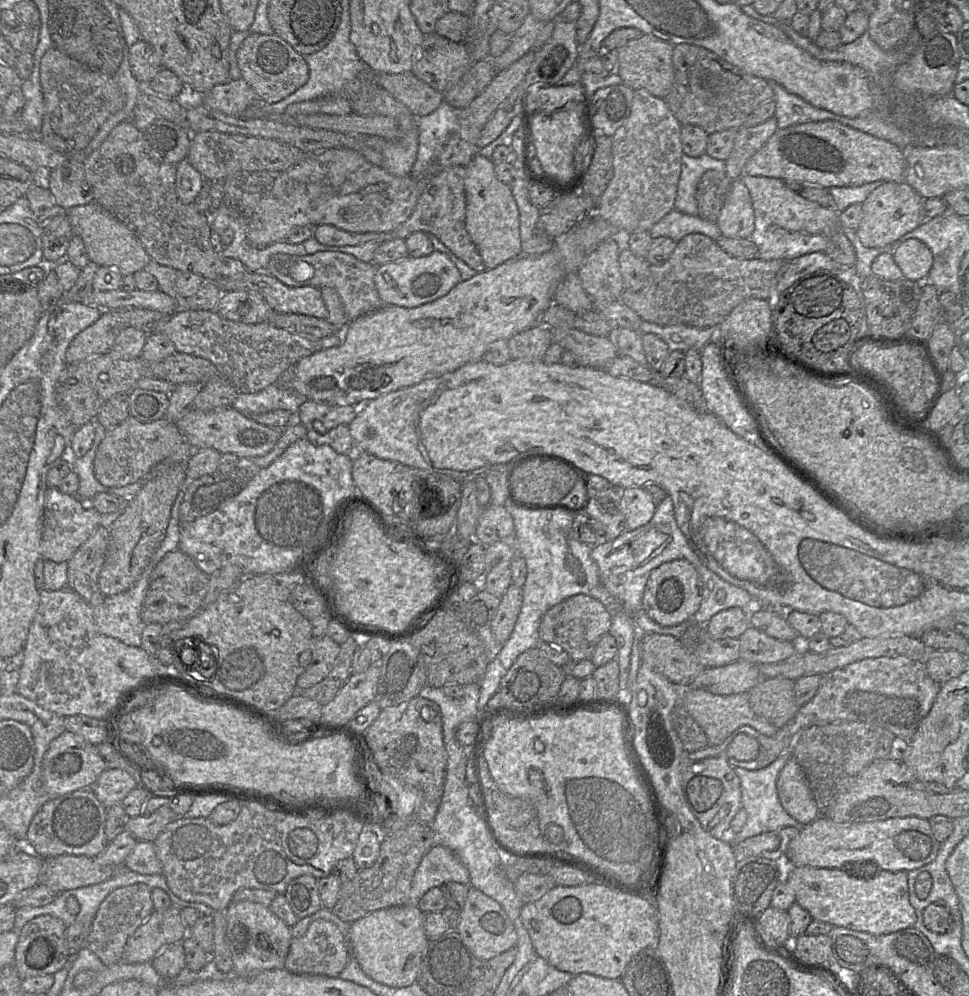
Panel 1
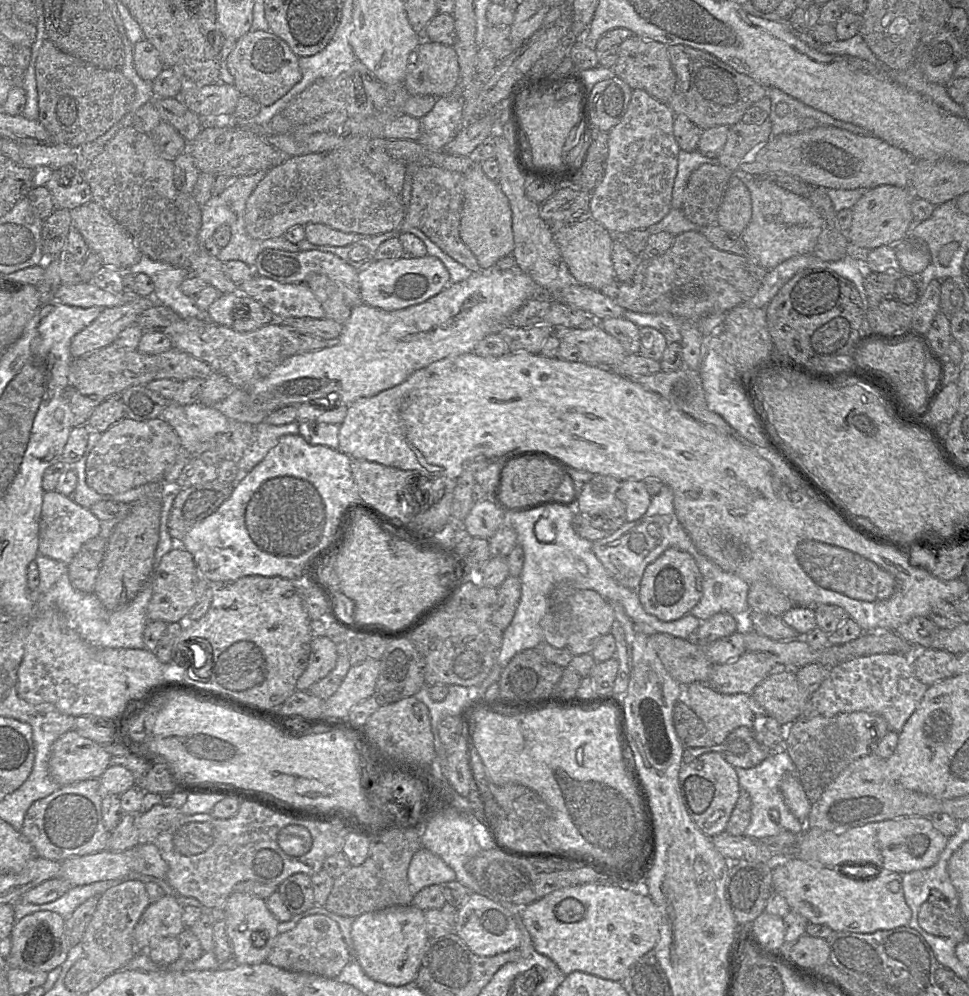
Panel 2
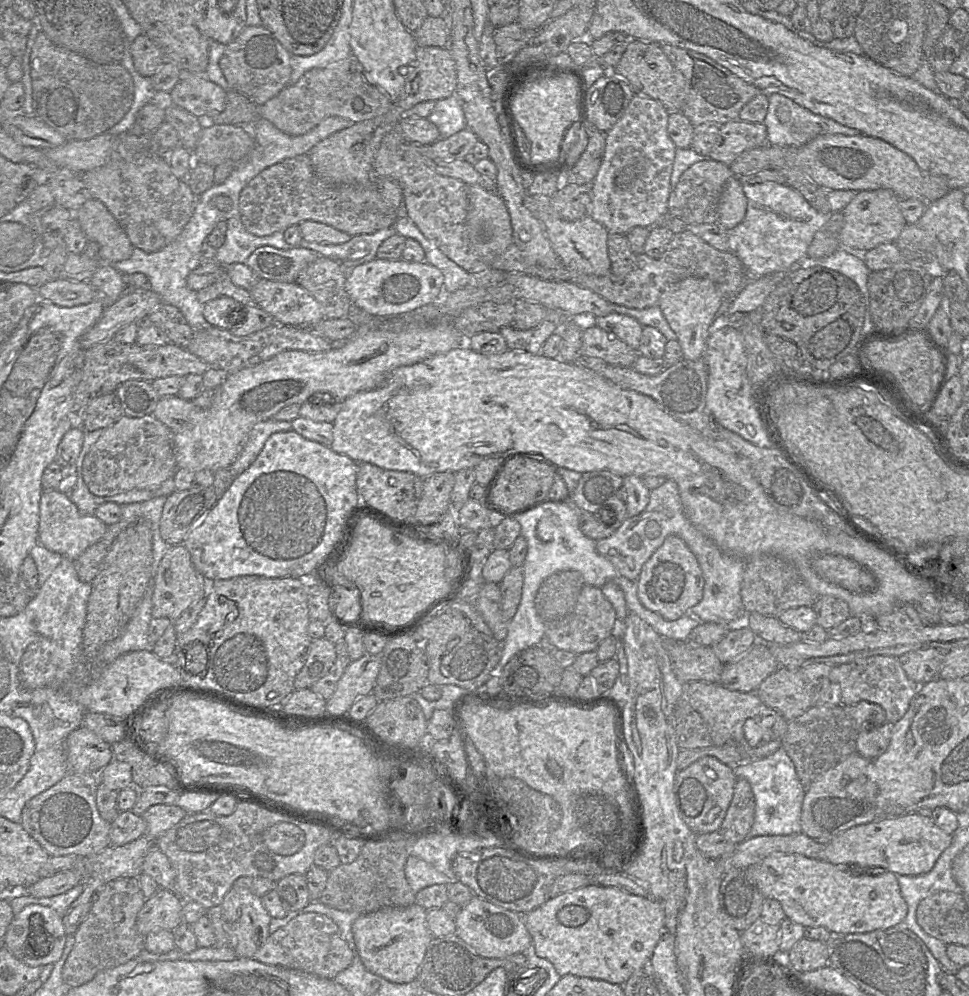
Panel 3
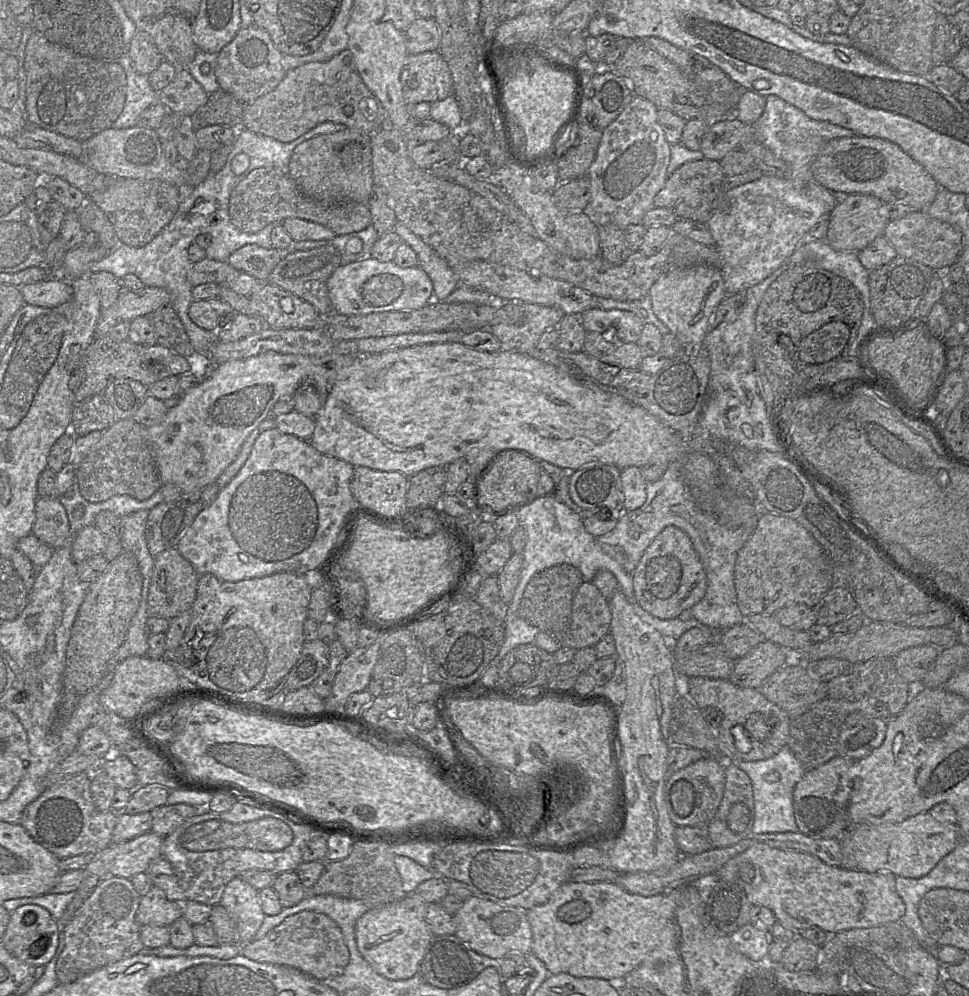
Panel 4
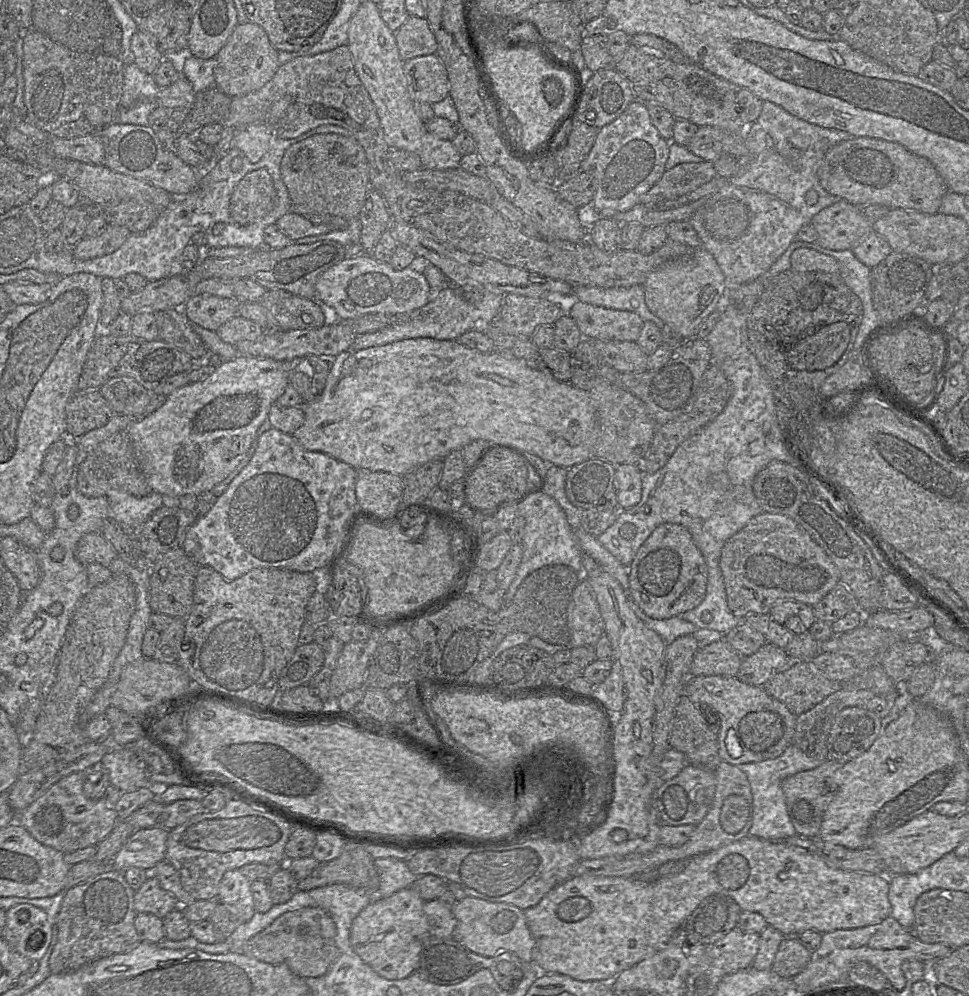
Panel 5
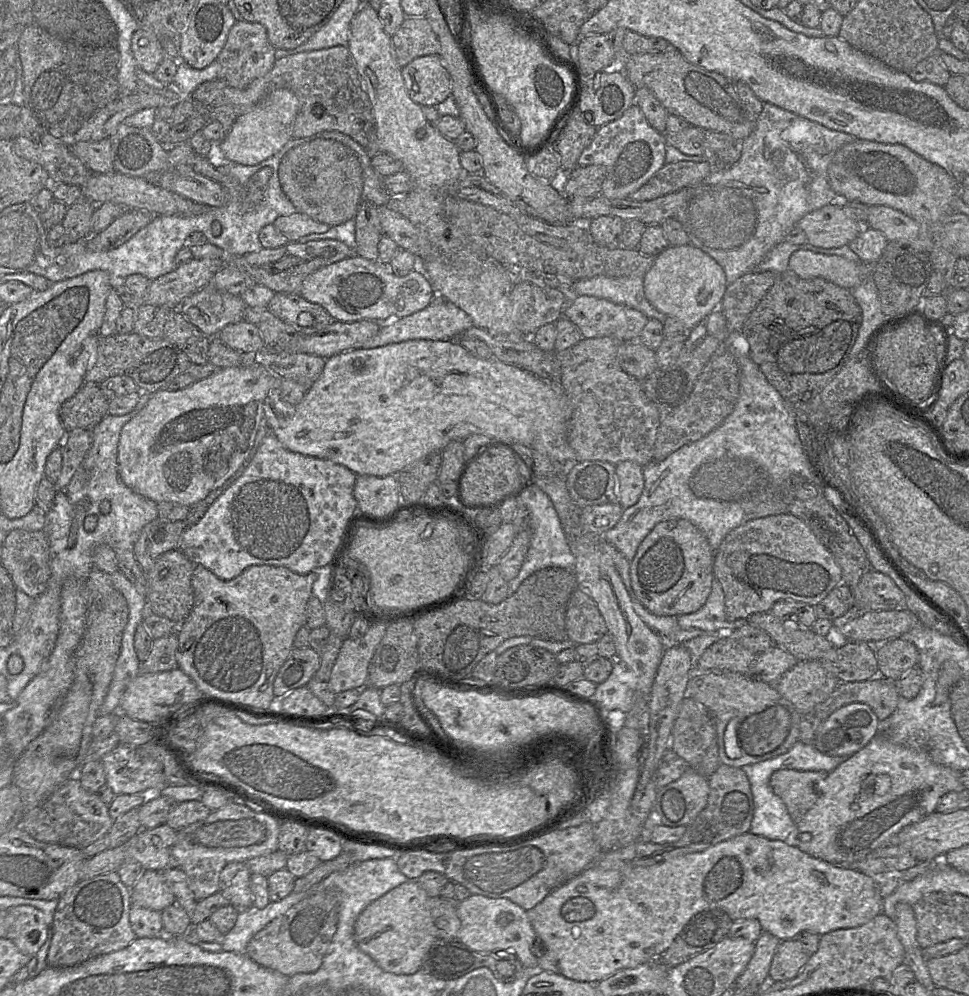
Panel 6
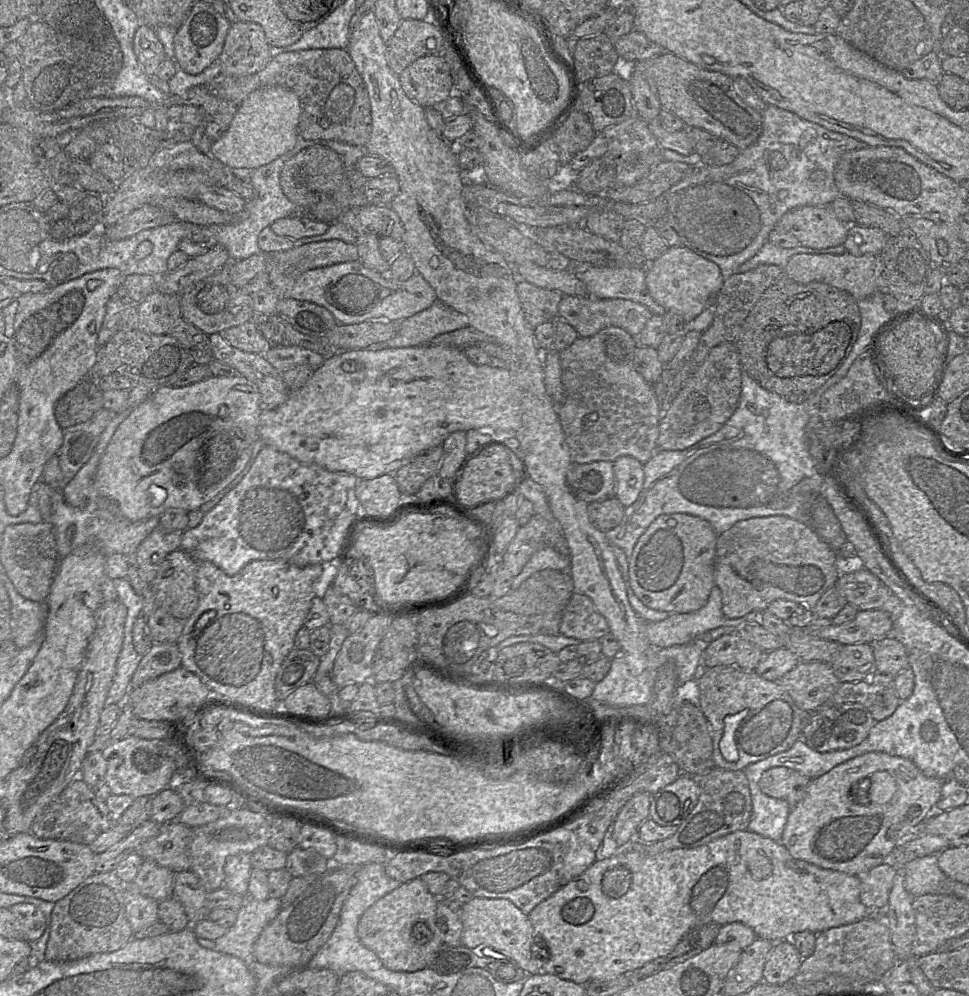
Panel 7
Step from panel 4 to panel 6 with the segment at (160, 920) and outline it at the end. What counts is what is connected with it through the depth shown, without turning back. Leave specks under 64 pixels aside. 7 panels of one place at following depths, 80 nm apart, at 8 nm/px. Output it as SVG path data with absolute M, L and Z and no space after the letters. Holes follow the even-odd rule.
M144 870L130 892L131 904L158 912L175 903L161 871Z

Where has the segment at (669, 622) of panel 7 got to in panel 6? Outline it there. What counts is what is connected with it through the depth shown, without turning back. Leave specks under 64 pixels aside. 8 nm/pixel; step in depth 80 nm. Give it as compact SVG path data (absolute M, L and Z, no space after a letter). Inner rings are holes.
M714 577L711 592L706 602L696 612L677 616L681 629L700 629L705 632L727 630L731 632L747 623L747 619L726 619L724 592L720 582Z

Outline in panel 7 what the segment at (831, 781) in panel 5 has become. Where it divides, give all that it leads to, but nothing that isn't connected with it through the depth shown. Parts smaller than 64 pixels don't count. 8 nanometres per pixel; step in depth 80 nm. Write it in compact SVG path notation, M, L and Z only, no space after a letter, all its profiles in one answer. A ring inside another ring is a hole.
M773 767L761 775L758 785L769 797L785 800L790 808L805 796L812 779L786 767Z

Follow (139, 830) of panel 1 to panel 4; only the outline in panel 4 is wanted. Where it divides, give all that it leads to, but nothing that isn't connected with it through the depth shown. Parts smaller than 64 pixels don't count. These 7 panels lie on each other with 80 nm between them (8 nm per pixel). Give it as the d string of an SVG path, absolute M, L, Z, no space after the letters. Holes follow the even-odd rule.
M189 804L164 805L150 811L152 832L166 837L187 819L193 817L198 808Z

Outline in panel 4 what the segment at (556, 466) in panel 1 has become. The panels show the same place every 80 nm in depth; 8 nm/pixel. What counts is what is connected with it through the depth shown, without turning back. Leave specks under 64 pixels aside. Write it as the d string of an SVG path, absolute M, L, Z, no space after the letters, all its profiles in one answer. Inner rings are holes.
M522 451L497 452L476 482L476 501L485 509L504 511L536 498L540 471L538 462Z

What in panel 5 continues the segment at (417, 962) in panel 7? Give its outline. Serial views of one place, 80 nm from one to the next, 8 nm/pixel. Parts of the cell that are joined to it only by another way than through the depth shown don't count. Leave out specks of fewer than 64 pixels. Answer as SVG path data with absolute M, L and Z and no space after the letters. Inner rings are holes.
M409 887L365 907L354 919L351 928L353 949L380 976L399 980L419 971L421 955L433 938L424 913L424 903Z

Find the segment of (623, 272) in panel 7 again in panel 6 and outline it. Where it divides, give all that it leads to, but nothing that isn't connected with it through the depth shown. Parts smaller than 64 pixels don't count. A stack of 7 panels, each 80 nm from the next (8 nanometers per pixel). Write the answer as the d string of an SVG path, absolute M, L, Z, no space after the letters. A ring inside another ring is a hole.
M596 276L581 279L573 283L571 293L570 298L573 296L593 296L633 308L649 319L659 320L663 325L667 318L667 315L658 311L647 300L644 293L644 277Z

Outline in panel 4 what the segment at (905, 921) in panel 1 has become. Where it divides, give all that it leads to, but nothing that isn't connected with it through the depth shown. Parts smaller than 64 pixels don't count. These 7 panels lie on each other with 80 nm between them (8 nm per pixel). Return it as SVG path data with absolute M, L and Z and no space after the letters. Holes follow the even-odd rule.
M756 843L716 873L705 875L687 886L695 887L706 904L719 882L735 884L744 890L754 906L771 909L785 928L801 931L818 927L828 934L835 934L900 921L905 905L897 894L895 877L889 871L868 873L830 866L811 854Z

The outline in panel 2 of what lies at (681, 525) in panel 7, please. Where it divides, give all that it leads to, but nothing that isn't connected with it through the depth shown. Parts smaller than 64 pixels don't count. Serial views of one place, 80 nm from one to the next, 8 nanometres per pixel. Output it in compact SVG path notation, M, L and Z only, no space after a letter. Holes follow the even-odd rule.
M666 549L645 568L637 593L644 610L659 620L669 622L683 617L702 596L702 576L695 559L686 551Z

